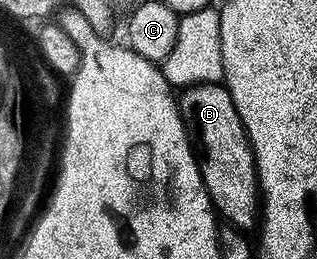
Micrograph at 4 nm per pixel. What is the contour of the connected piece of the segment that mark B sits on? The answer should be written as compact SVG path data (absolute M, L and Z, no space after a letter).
M223 83L191 84L179 93L178 103L188 138L196 151L196 160L200 163L202 182L206 186L208 196L212 199L213 209L225 225L238 228L248 234L257 227L262 211L260 180L256 177L256 159L248 141L246 130L242 126L242 118L238 118L238 110L234 110L234 98Z

